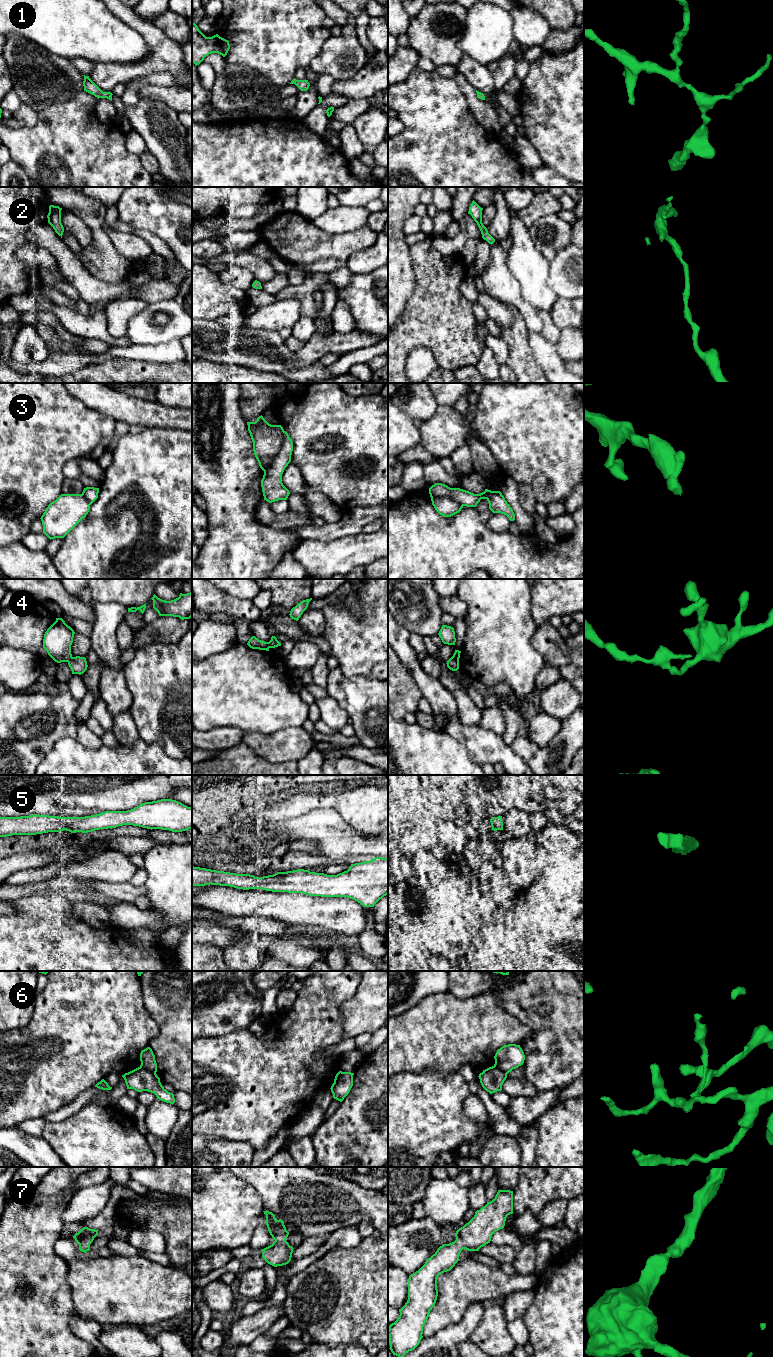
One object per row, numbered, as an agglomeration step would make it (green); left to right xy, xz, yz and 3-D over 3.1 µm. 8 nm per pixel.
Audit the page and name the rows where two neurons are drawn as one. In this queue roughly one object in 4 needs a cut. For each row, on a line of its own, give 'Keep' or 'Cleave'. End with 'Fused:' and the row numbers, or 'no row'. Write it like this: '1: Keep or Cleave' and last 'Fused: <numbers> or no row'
1: Keep
2: Keep
3: Keep
4: Cleave
5: Keep
6: Cleave
7: Keep
Fused: 4, 6

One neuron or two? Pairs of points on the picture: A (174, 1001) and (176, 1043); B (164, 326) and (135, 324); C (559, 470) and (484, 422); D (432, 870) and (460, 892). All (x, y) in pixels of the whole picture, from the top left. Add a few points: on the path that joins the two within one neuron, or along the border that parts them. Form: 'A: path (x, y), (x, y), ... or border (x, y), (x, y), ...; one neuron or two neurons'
A: path (176, 1011), (176, 1033); one neuron
B: path (157, 326), (142, 326); one neuron
C: path (540, 451), (511, 422), (503, 422); one neuron
D: path (439, 877), (444, 877), (453, 886); one neuron

